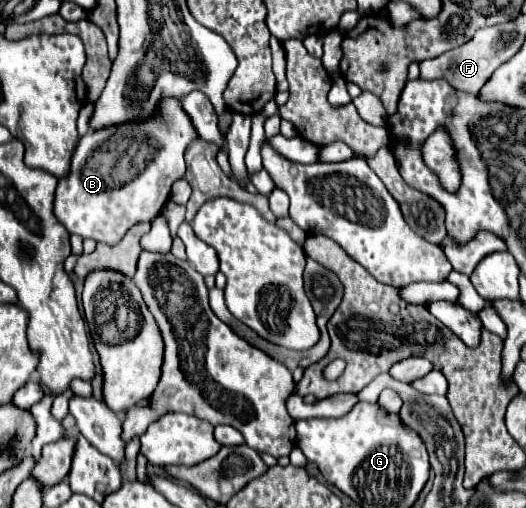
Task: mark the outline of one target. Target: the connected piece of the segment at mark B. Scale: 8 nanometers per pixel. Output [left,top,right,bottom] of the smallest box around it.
[55,97,199,243]

